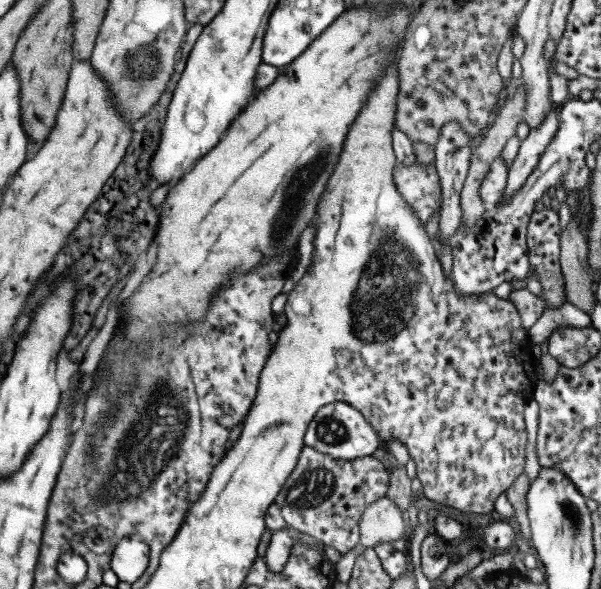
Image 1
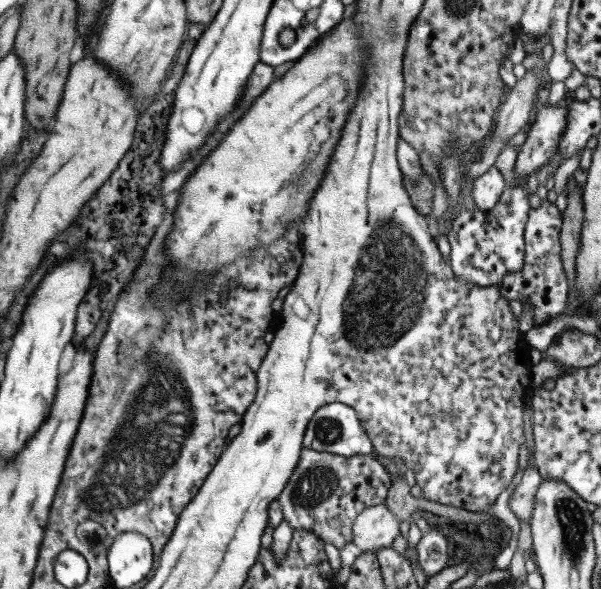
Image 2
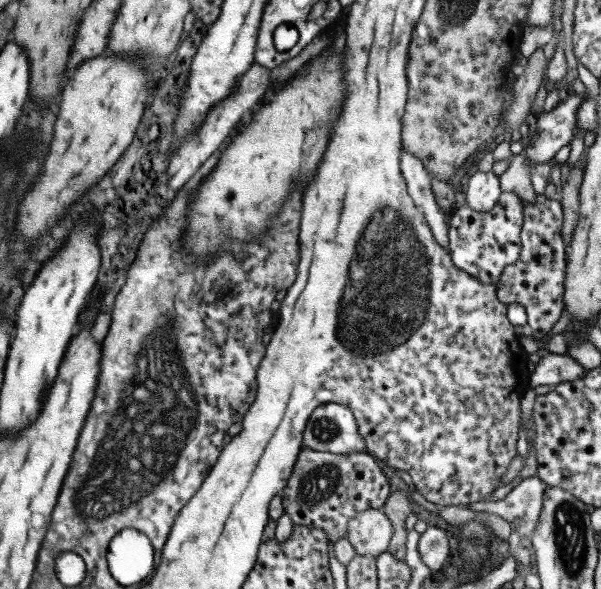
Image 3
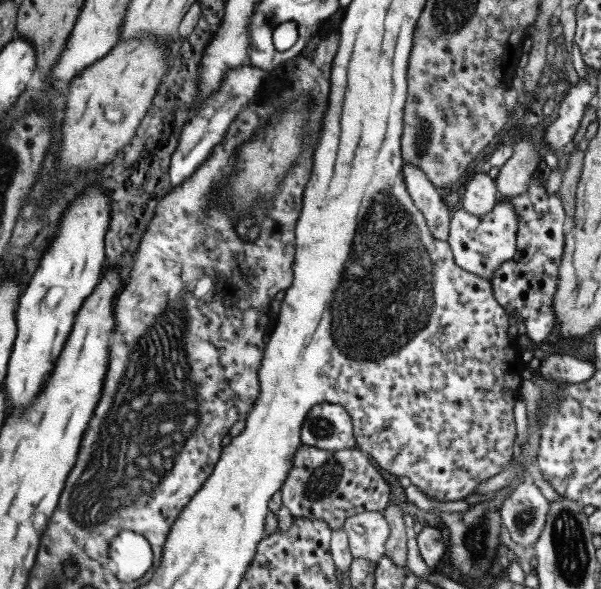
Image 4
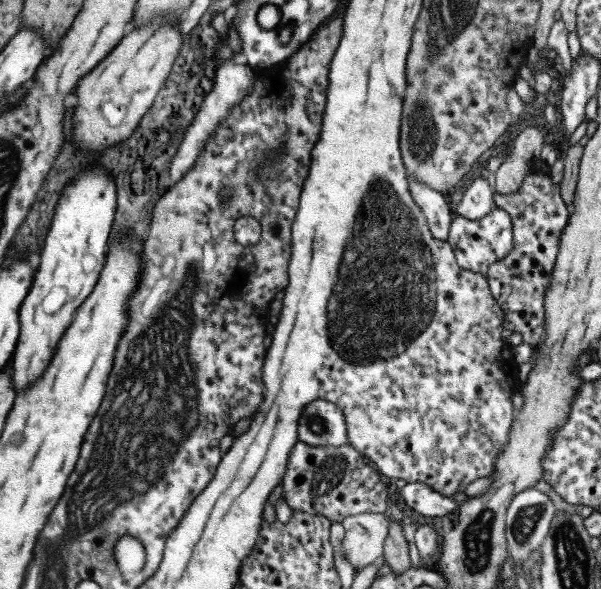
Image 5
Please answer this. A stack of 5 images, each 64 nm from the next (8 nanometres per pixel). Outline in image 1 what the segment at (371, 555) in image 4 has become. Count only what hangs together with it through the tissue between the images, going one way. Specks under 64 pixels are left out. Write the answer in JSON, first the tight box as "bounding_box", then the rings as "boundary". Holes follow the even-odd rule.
{"bounding_box":[356,496,409,548],"boundary":[[[386,496],[363,509],[357,521],[356,531],[359,534],[358,543],[367,548],[409,536],[408,527],[403,525],[400,510]]]}

